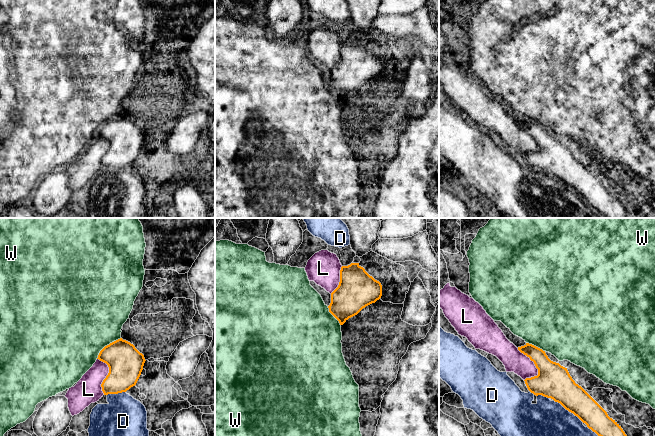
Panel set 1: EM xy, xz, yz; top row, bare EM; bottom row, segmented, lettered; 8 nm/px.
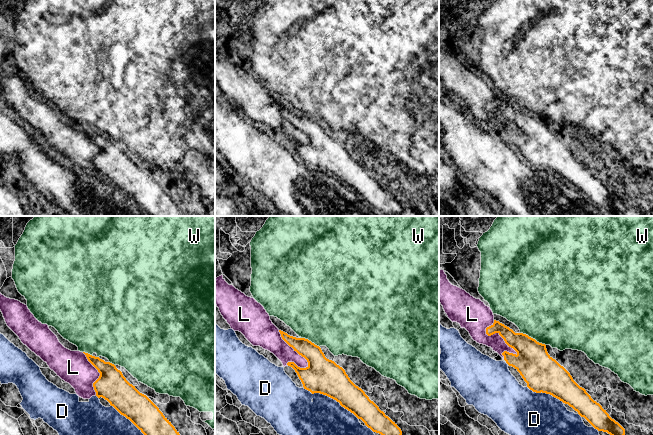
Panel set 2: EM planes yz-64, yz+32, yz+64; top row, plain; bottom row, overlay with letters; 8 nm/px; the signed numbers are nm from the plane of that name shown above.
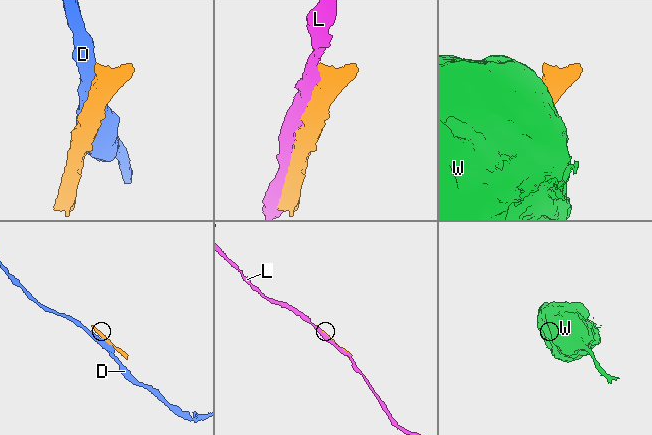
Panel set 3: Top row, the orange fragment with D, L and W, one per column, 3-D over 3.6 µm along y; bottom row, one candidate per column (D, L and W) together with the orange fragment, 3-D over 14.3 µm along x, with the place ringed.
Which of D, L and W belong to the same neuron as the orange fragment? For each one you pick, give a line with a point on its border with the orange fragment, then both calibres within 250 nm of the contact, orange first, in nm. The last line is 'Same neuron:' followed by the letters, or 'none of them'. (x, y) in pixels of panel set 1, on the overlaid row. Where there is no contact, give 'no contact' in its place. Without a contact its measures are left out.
Same neuron: none of them

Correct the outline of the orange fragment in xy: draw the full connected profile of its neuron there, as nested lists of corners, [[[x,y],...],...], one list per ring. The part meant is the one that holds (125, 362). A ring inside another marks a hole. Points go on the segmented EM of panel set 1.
[[[122,338],[105,346],[100,351],[97,359],[106,363],[109,367],[109,373],[101,384],[104,395],[126,392],[135,386],[146,361],[144,355],[133,344]]]

